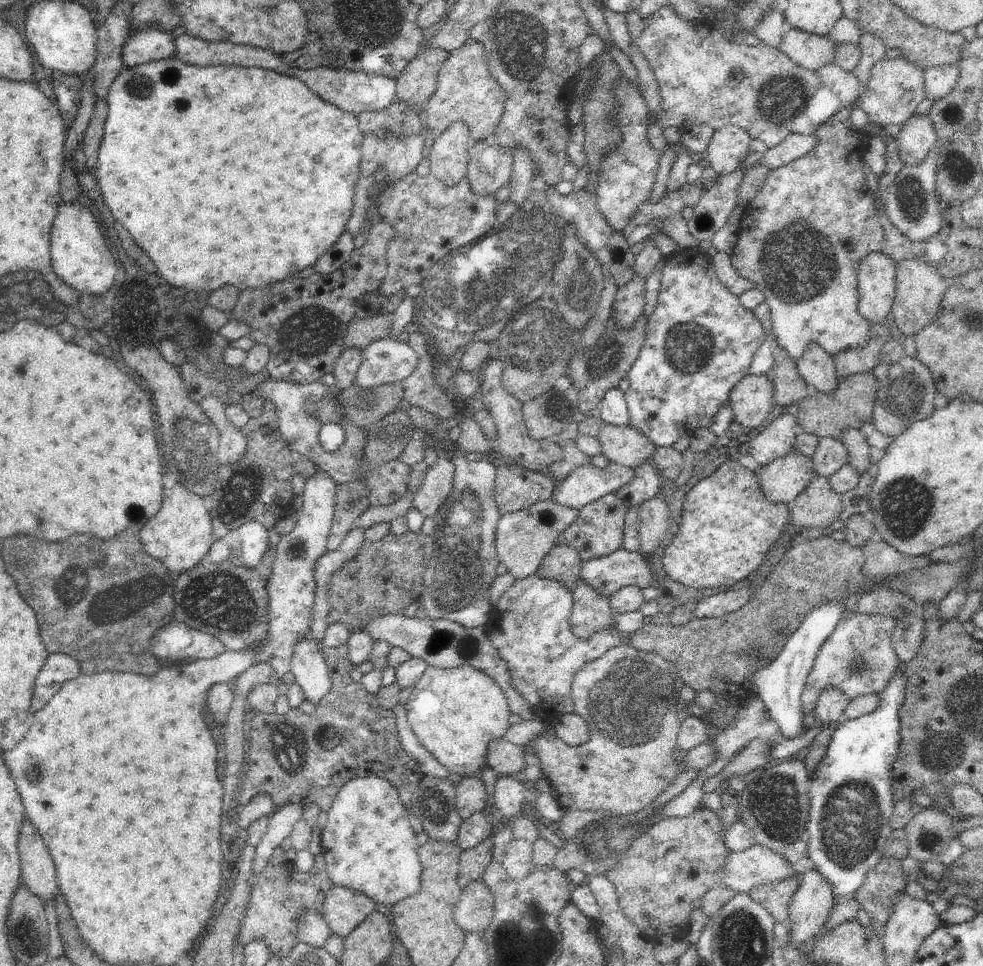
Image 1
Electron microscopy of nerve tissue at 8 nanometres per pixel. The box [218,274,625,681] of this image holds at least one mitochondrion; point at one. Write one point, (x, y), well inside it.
(462, 572)

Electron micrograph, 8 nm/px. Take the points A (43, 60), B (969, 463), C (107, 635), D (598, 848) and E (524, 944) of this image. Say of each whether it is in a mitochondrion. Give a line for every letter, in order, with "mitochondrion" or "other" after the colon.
A: other
B: other
C: other
D: mitochondrion
E: mitochondrion

